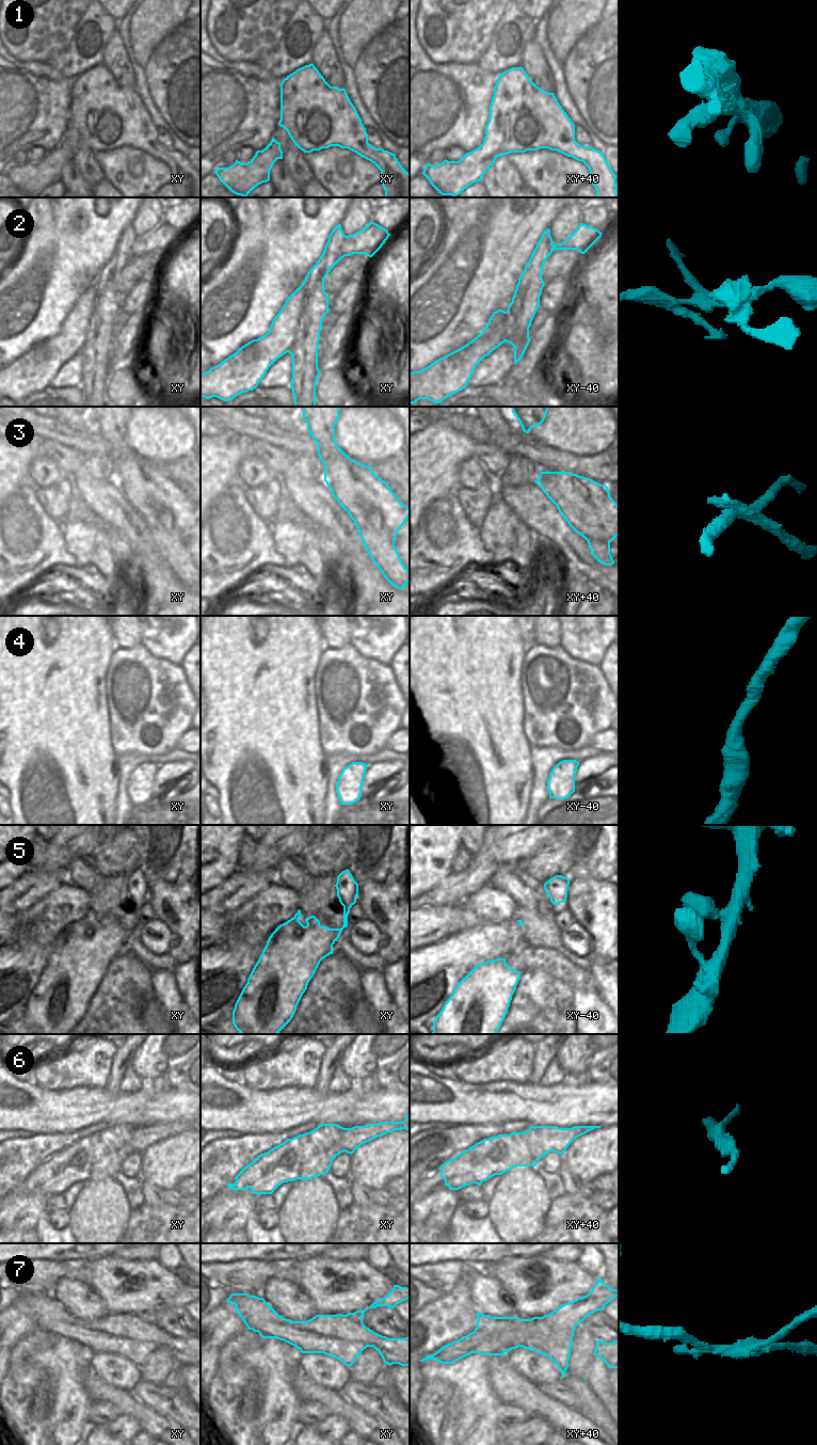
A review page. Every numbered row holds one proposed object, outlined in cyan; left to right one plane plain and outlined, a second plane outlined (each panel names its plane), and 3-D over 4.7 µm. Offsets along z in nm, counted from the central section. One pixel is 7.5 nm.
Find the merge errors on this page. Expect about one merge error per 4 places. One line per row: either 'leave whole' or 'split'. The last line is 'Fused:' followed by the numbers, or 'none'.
1: leave whole
2: leave whole
3: split
4: leave whole
5: leave whole
6: split
7: split
Fused: 3, 6, 7

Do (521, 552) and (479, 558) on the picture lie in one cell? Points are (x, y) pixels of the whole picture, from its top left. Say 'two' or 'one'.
two

